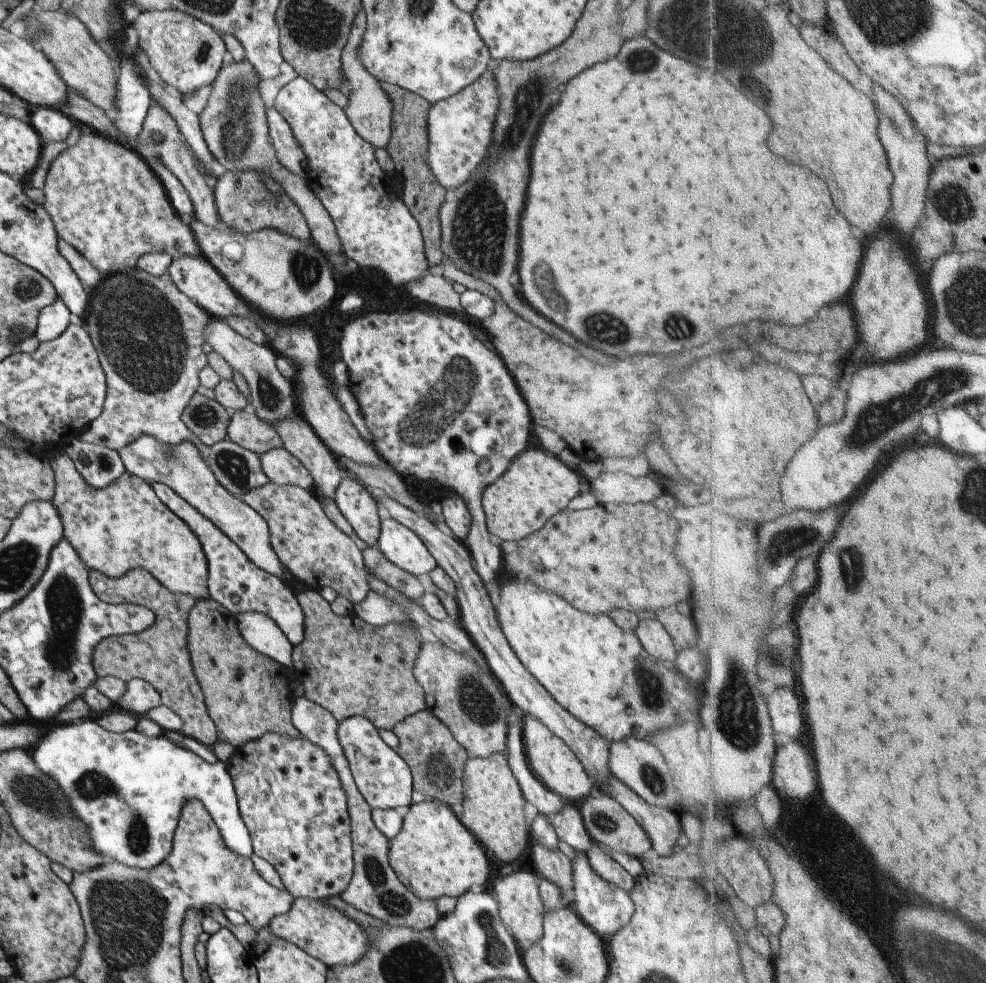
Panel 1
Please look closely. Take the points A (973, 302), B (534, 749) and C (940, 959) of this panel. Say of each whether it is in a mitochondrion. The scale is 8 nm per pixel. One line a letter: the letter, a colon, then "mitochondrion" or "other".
A: mitochondrion
B: other
C: mitochondrion

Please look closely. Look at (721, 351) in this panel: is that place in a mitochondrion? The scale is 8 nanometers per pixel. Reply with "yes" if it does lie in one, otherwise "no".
no

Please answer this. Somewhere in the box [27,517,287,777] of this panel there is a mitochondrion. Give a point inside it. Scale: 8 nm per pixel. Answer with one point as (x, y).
(66, 607)

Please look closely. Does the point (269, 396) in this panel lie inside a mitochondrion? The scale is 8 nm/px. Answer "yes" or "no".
yes

